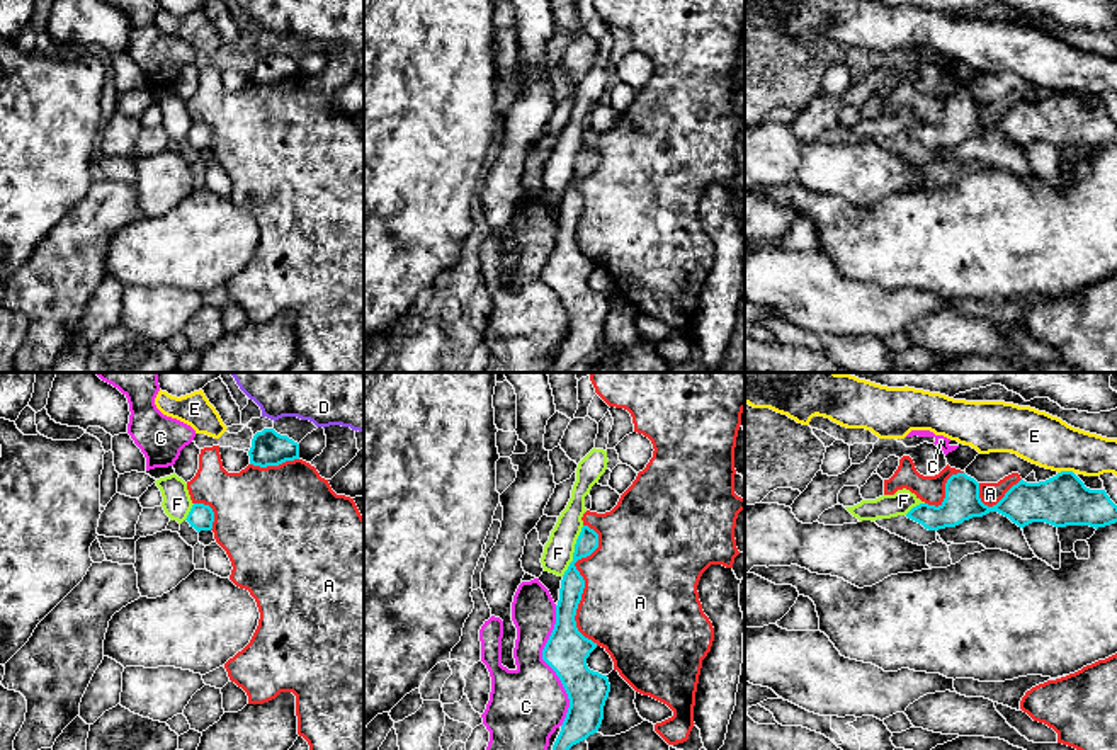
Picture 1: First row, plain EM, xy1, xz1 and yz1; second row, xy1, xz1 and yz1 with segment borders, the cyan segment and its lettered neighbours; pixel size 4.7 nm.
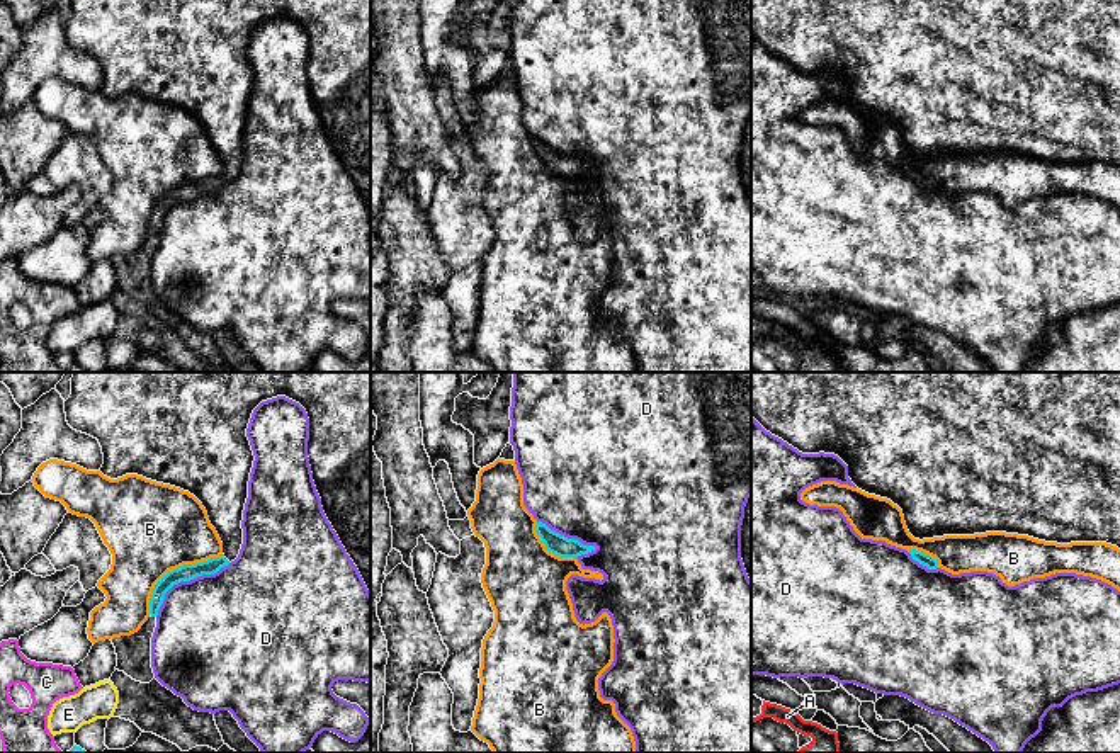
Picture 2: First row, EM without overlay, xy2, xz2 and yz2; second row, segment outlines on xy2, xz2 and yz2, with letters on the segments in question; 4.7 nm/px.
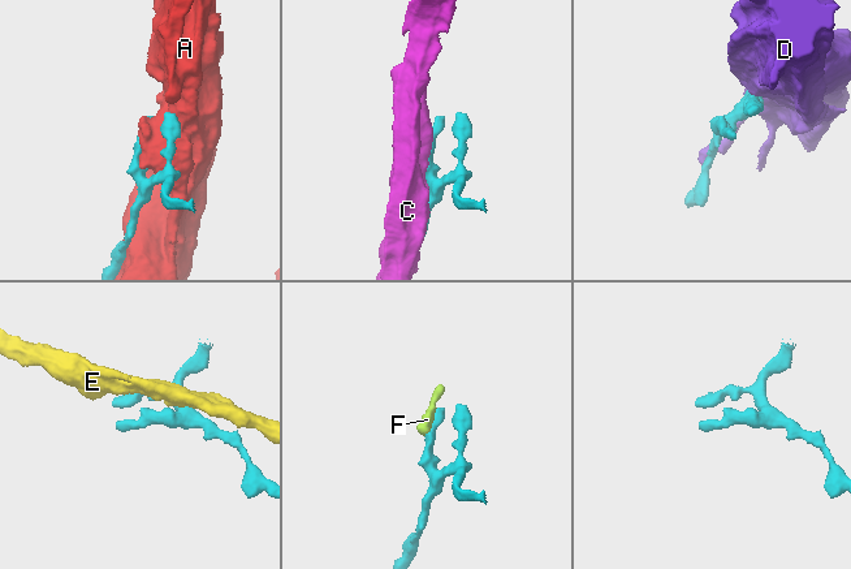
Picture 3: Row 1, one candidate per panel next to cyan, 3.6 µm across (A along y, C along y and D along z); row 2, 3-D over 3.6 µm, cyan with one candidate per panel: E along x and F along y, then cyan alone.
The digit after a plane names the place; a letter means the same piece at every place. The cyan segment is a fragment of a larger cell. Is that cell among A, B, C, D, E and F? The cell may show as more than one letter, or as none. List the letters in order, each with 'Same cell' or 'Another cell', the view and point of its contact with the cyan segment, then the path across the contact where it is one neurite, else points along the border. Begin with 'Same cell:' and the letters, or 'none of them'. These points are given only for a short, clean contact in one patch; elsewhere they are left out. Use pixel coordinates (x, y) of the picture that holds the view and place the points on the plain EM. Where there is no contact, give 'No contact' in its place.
Same cell: none of them
A: Another cell. Touches cyan at xz1 (584, 201)
B: Another cell. Touches cyan at xy2 (174, 189)
C: Another cell. Touches cyan at xz1 (548, 283)
D: Another cell. Touches cyan at xy2 (186, 199)
E: Another cell. Touches cyan at yz1 (1065, 90). Boundary: yz1 (1073, 90), (1058, 92)
F: Another cell. Touches cyan at xz1 (575, 170). Boundary: xz1 (584, 145), (575, 164), (573, 179), (561, 194)

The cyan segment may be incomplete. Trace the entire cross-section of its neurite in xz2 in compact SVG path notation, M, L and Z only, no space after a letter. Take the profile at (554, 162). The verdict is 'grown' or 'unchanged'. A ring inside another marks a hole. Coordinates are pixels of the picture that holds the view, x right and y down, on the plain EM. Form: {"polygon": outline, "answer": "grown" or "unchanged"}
{"polygon": "M537 141L535 151L544 161L546 168L559 177L578 177L581 173L588 173L595 170L595 165L585 165L576 158L568 158L554 150L551 150L546 143Z", "answer": "unchanged"}

